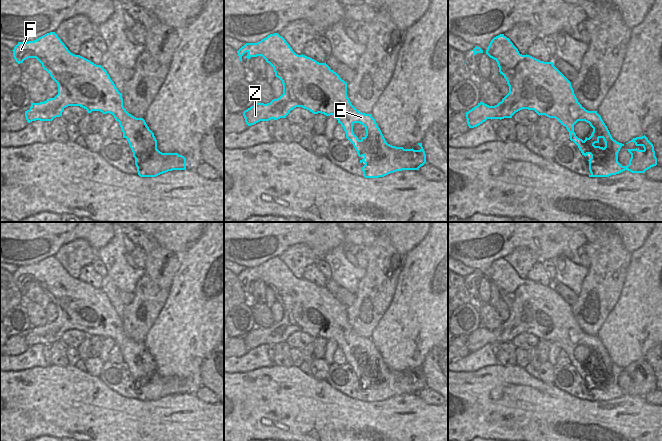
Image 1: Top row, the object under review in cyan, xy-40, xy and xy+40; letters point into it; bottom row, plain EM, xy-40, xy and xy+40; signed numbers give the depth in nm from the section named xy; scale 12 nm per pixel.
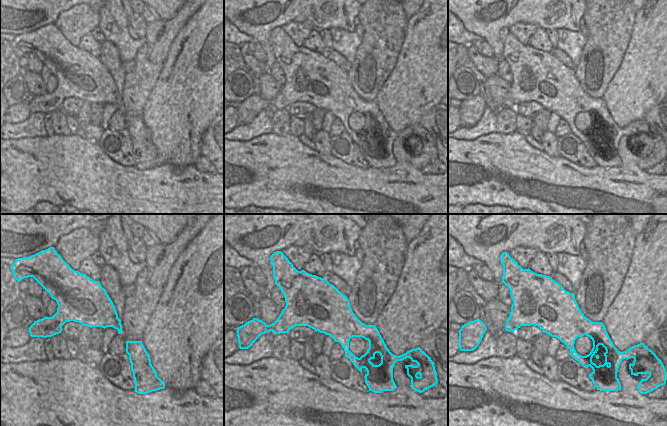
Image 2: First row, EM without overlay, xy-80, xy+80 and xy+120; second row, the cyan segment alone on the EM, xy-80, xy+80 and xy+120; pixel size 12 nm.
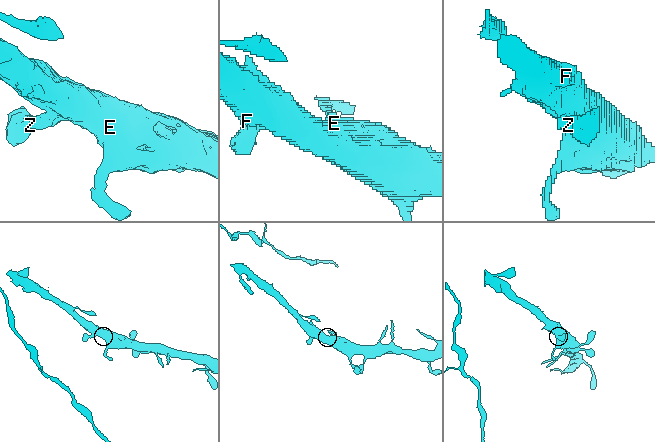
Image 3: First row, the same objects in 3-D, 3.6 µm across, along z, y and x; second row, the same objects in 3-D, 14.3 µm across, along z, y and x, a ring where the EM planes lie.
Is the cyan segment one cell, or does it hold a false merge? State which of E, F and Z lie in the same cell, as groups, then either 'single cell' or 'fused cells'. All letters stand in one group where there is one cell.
E F Z | single cell

